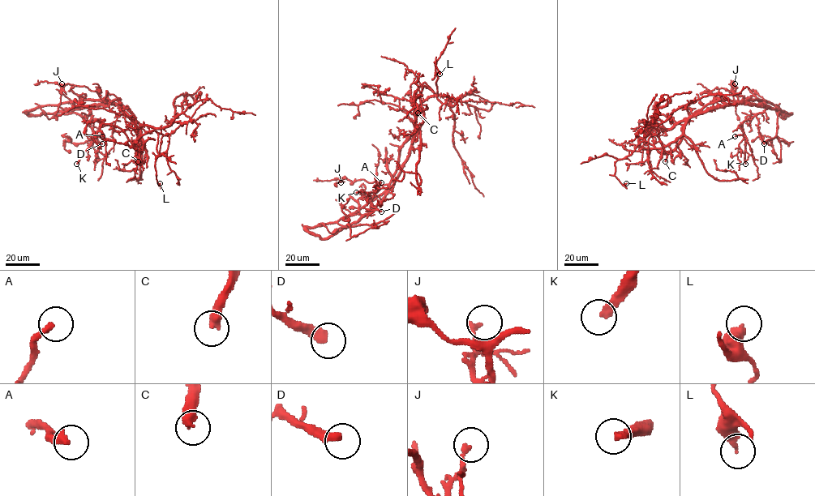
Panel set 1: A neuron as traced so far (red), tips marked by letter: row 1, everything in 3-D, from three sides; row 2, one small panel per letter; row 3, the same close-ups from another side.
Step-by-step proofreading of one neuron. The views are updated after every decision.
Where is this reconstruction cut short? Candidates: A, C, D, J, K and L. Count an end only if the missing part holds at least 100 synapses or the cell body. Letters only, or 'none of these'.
C, J, K

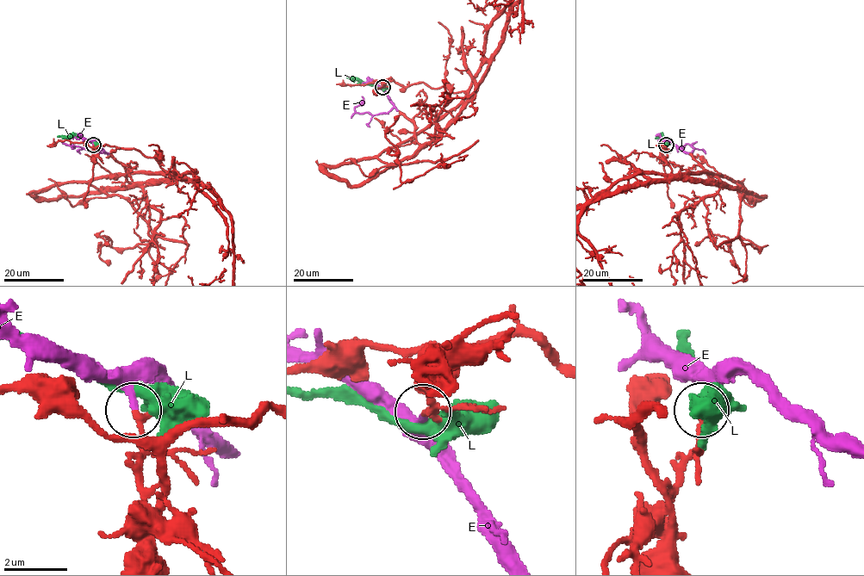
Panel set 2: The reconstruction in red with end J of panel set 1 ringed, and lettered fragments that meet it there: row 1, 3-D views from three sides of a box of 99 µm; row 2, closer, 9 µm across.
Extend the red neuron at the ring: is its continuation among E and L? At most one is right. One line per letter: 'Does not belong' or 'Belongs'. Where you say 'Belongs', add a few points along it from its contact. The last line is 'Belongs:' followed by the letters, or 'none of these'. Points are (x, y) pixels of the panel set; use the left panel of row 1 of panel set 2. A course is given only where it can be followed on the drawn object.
E: Belongs. Its course: (93, 145), (94, 141), (103, 152), (92, 152), (65, 144), (72, 145)
L: Does not belong
Belongs: E

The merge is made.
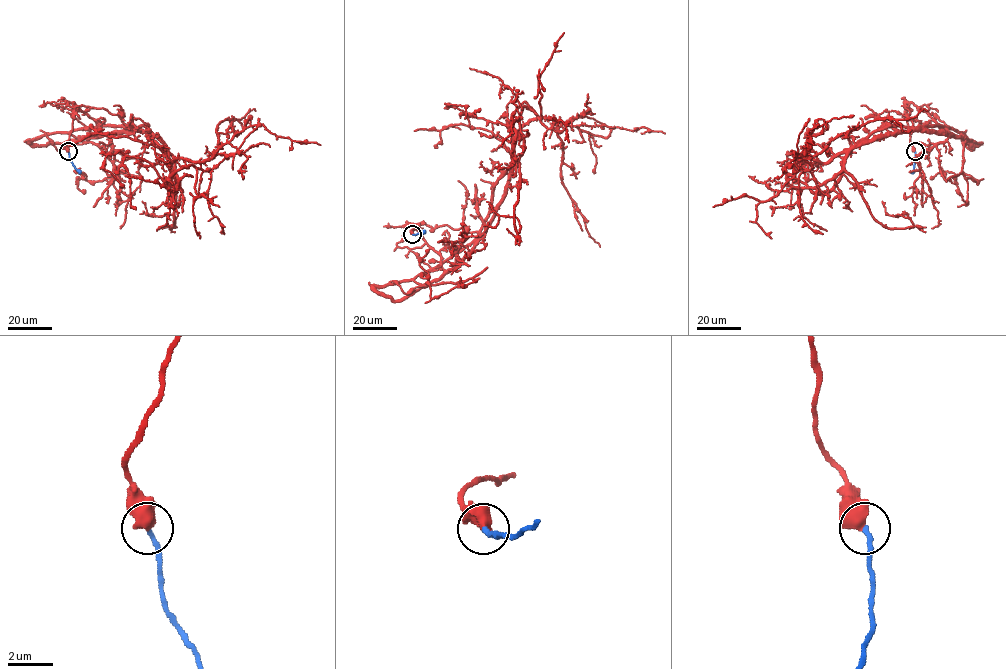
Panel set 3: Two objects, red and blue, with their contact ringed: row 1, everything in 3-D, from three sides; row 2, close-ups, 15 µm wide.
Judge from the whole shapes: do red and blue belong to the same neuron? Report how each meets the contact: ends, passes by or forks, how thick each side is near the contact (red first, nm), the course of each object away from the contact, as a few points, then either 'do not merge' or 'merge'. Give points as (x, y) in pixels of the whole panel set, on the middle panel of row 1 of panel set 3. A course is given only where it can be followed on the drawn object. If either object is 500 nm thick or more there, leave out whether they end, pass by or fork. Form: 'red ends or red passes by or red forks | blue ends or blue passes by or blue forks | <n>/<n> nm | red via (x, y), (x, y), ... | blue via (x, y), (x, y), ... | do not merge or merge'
600/200 nm | red via (412, 234), (424, 223), (481, 234), (504, 194), (512, 141), (548, 117), (561, 140), (562, 183), (600, 247) | blue via (412, 234), (424, 231) | merge

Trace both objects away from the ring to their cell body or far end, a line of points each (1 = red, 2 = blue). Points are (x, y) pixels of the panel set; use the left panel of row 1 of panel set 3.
1: (68, 151), (76, 106), (103, 108), (156, 136), (168, 162), (210, 159), (221, 121), (255, 111)
2: (68, 151), (69, 160), (79, 173)

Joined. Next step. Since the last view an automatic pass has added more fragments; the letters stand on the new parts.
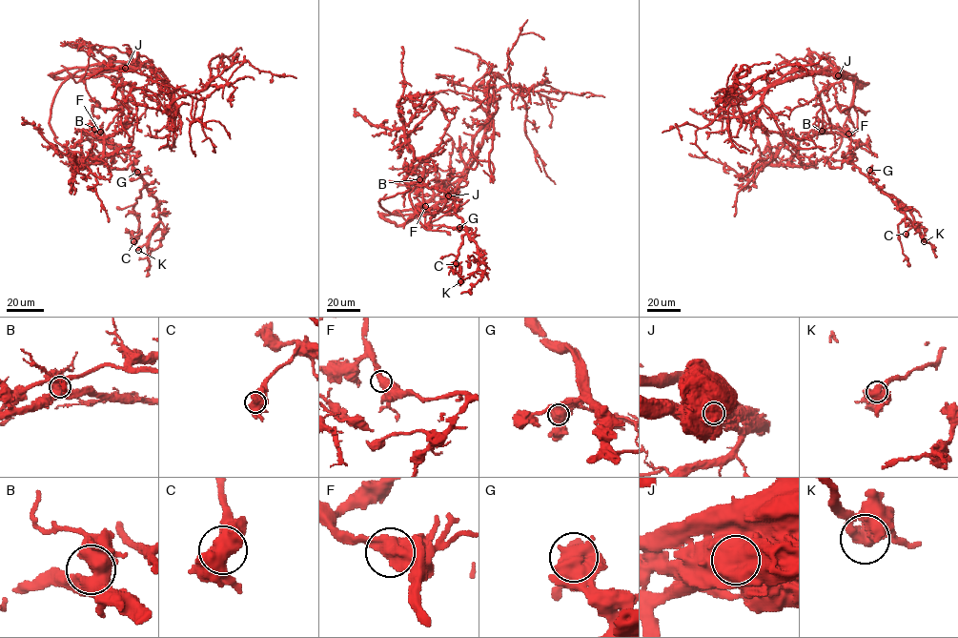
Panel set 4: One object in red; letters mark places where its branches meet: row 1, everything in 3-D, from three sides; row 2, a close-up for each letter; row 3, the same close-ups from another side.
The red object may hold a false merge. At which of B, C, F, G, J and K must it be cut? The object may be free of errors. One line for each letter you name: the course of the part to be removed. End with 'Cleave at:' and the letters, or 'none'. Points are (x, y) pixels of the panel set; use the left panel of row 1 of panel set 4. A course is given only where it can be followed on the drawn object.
J: course (125, 68), (75, 72), (56, 93), (50, 125), (82, 157), (114, 168), (133, 163), (158, 211), (148, 276)
Cleave at: J

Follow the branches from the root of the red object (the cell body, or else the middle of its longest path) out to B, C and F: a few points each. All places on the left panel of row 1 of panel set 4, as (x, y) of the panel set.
B: (132, 66), (78, 71), (59, 88), (54, 140), (98, 163), (94, 129)
C: (132, 66), (76, 71), (59, 88), (50, 125), (82, 157), (114, 168), (133, 163), (144, 183), (133, 241)
F: (132, 66), (76, 71), (55, 95), (50, 118), (54, 140), (82, 157), (126, 169), (130, 155), (99, 132)

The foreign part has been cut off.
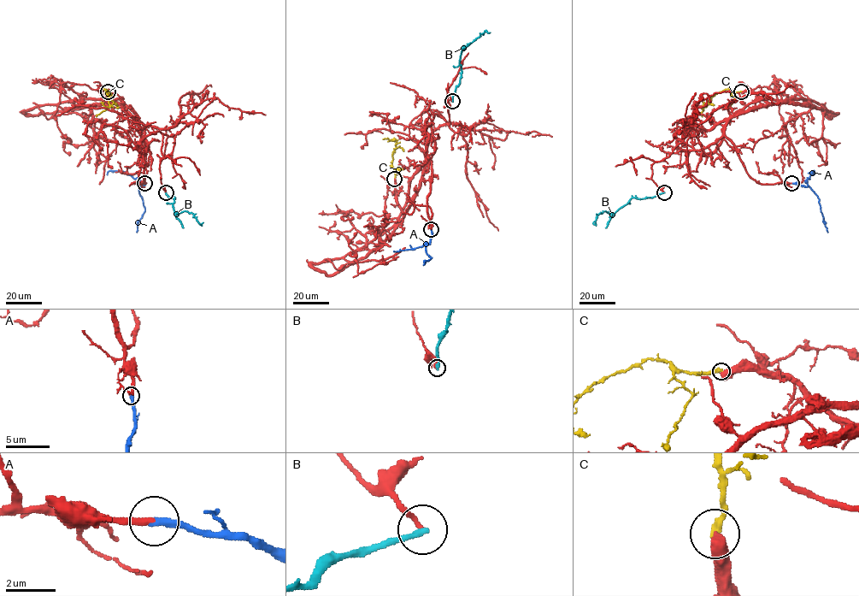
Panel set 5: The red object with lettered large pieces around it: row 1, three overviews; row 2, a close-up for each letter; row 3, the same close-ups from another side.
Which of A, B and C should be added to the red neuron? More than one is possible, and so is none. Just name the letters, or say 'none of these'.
A

